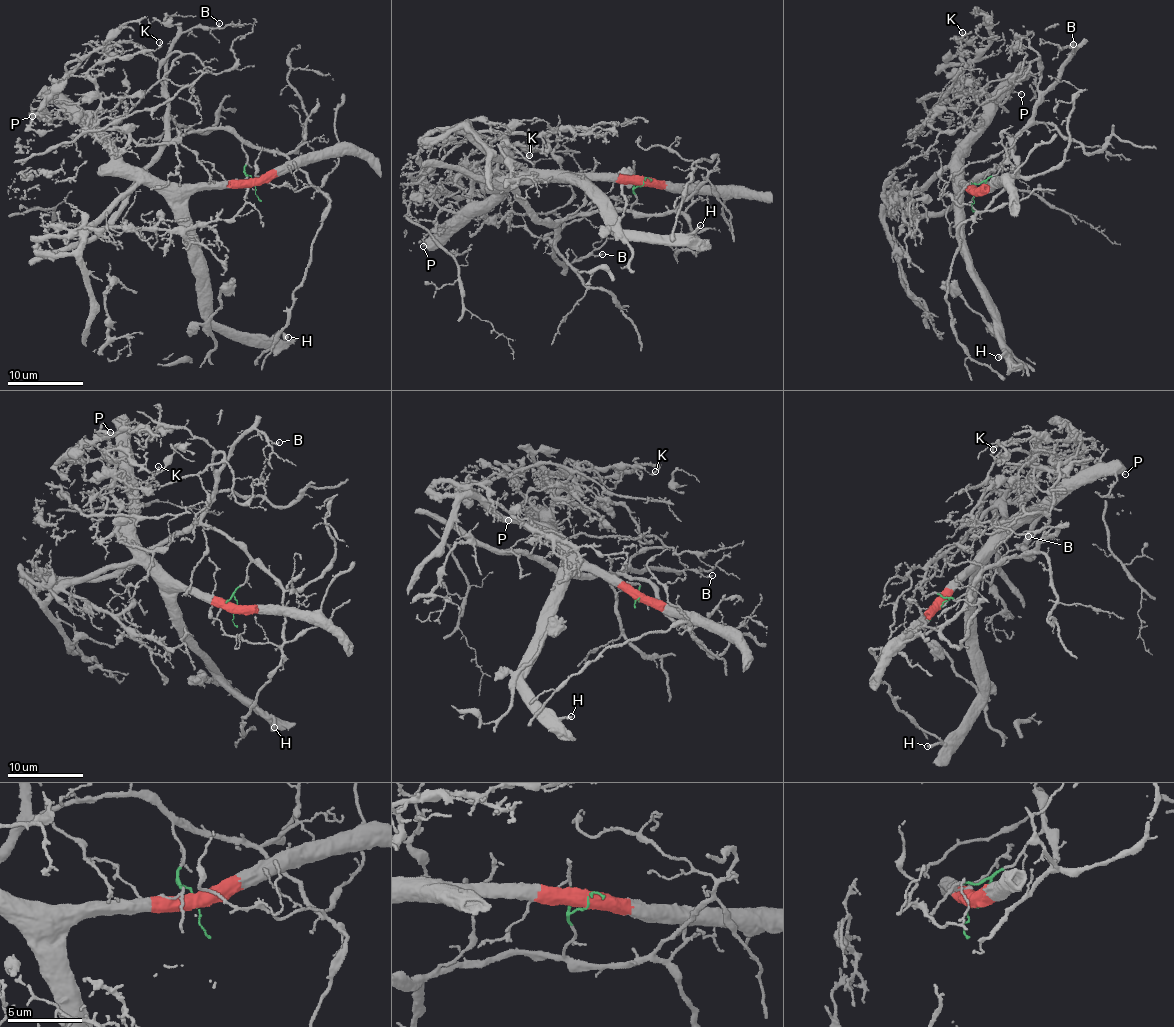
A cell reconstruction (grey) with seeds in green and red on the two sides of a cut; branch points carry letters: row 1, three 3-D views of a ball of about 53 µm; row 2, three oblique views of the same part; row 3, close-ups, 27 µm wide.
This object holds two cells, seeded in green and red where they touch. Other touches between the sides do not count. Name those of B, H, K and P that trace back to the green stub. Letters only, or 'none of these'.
B

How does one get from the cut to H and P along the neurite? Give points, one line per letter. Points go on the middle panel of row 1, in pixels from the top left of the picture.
H: (643, 184), (578, 178), (623, 232), (688, 235), (701, 225)
P: (643, 184), (590, 178), (521, 181), (448, 224), (436, 225), (423, 239), (423, 247)

